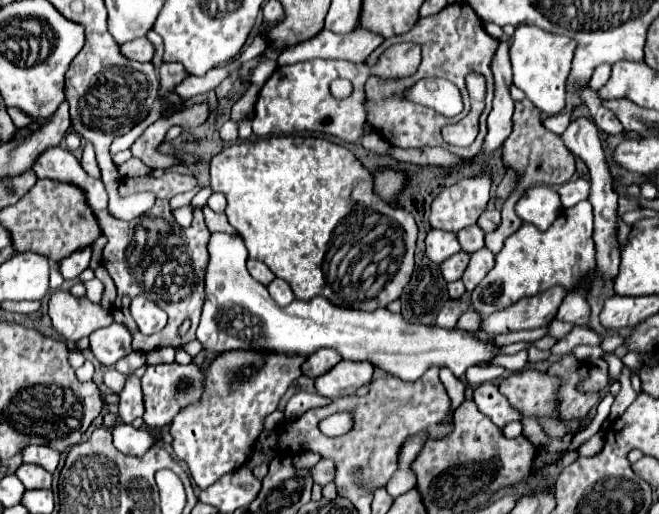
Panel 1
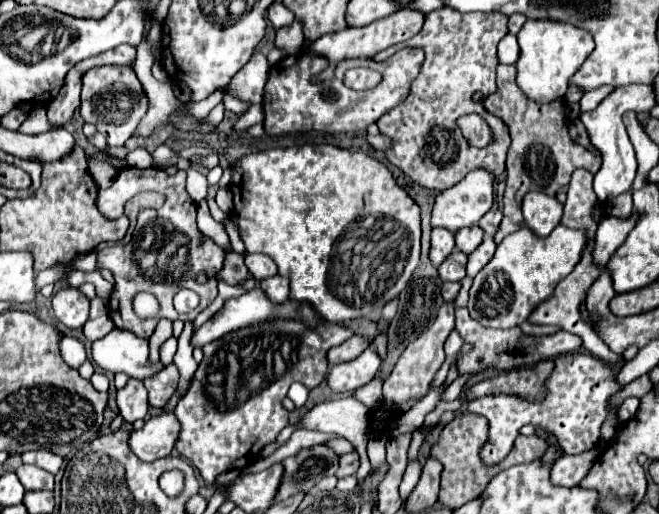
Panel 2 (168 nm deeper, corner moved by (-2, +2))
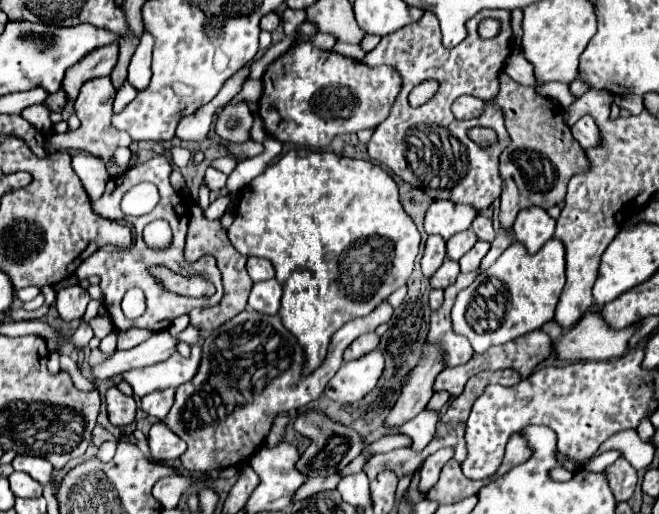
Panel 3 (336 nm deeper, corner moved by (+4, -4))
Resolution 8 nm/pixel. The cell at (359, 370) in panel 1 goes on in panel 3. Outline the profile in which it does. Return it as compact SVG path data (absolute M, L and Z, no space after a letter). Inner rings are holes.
M378 350L364 354L358 360L346 362L326 386L326 396L340 404L362 400L378 382L384 370L384 356Z

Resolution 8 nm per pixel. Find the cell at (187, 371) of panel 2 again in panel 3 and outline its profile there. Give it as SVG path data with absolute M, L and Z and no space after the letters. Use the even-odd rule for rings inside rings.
M164 420L152 424L148 434L150 434L150 440L148 440L150 454L156 462L168 462L168 460L180 458L180 454L184 454L186 450L186 444L176 434L172 434L172 430L168 430Z

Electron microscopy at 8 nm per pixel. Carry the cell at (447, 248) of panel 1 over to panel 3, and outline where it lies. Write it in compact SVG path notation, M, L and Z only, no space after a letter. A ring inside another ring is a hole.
M428 236L426 250L422 256L422 274L430 278L442 266L444 258L446 258L446 240L440 236Z

